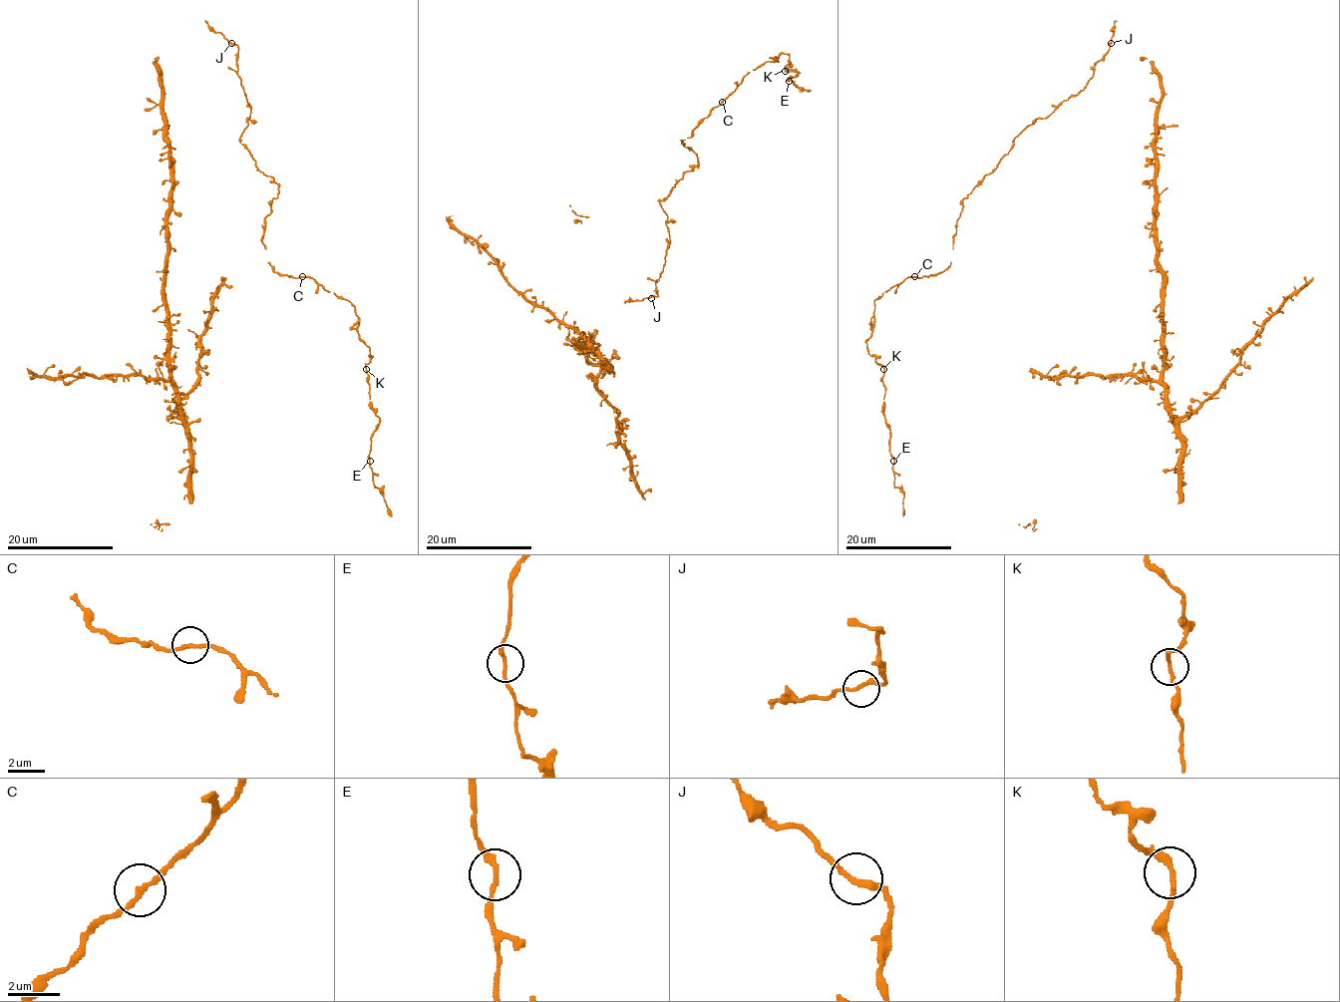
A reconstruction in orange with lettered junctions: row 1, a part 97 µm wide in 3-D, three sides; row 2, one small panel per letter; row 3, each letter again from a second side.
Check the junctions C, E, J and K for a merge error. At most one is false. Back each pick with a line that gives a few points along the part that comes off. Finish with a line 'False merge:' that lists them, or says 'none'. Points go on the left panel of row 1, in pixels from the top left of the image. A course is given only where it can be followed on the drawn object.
False merge: none

